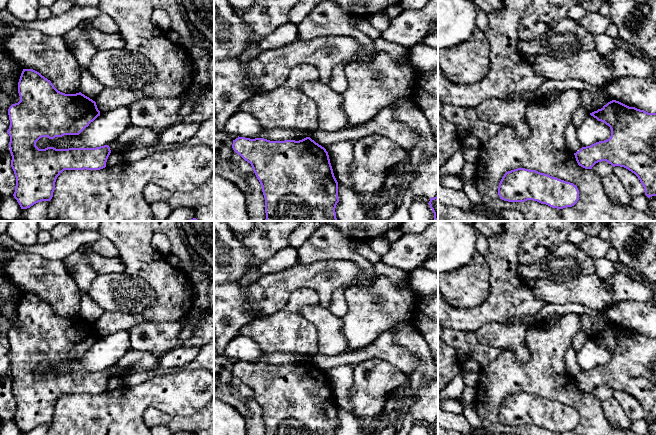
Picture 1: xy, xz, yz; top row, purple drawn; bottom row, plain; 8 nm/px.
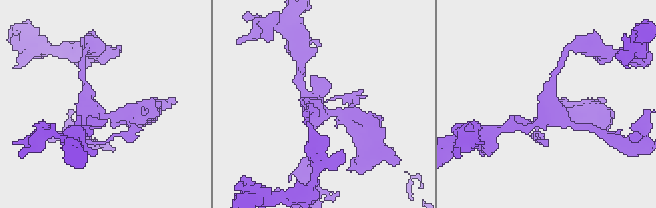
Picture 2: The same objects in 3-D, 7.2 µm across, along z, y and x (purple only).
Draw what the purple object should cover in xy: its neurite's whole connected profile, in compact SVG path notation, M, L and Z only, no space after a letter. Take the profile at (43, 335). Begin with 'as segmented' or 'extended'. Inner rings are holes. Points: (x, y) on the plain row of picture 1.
as segmented | M23 293L19 306L20 325L8 333L10 350L9 372L11 391L16 401L14 422L21 433L27 433L41 425L50 425L57 401L64 394L100 394L106 391L111 377L108 369L96 372L39 373L36 366L42 361L54 363L64 359L79 359L98 340L96 326L81 316L65 318L58 315L50 304L33 293Z

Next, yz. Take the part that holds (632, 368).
as segmented | M612 324L590 339L608 349L611 360L574 377L578 389L592 393L596 387L606 385L613 391L624 391L638 401L648 422L656 420L656 337L648 337Z

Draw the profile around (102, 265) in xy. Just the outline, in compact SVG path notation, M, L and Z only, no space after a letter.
M85 252L83 255L98 274L125 272L125 265L119 257L107 258L92 252Z

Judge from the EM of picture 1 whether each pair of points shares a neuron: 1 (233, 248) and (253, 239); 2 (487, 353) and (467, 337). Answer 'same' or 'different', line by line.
1: different
2: same

